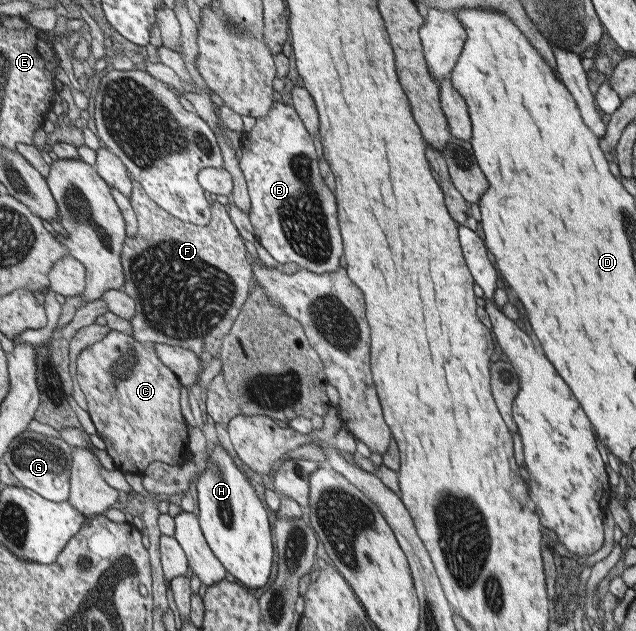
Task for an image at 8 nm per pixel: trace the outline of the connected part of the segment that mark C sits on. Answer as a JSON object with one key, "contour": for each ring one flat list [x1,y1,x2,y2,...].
{"contour":[[111,332,100,342,91,345,79,355,76,381,88,399,88,414,95,424,97,435,113,458,116,471,144,476,150,465,161,462,182,465,188,461,188,425,180,407,181,380,159,357,154,346,142,344,133,335]]}

